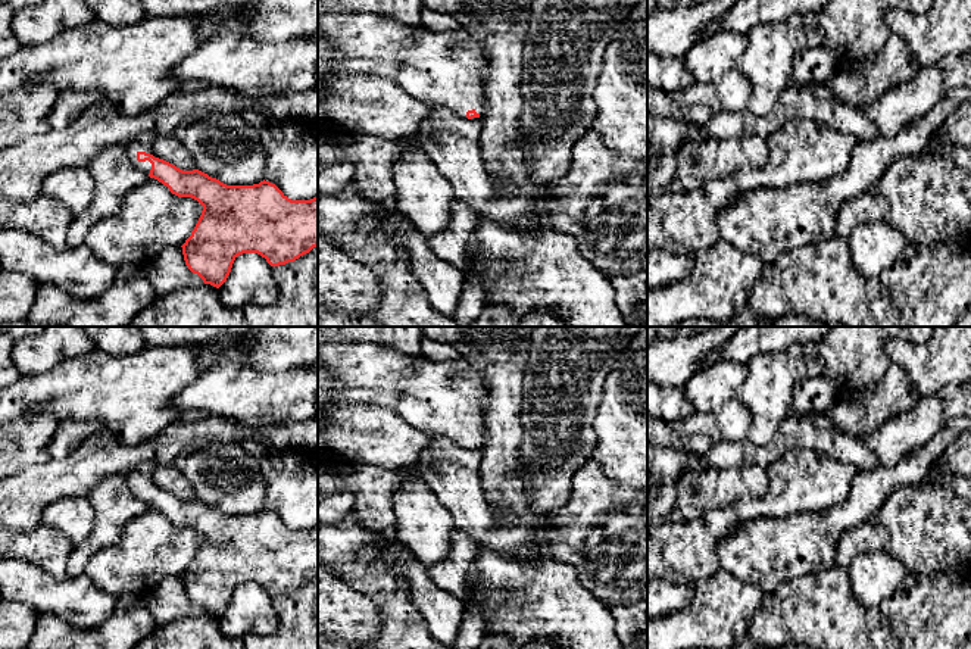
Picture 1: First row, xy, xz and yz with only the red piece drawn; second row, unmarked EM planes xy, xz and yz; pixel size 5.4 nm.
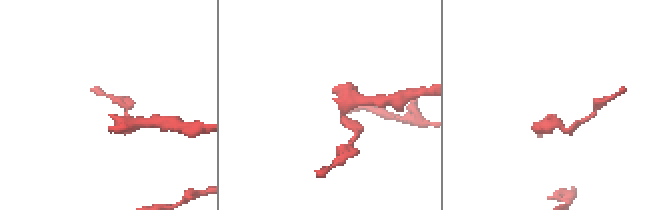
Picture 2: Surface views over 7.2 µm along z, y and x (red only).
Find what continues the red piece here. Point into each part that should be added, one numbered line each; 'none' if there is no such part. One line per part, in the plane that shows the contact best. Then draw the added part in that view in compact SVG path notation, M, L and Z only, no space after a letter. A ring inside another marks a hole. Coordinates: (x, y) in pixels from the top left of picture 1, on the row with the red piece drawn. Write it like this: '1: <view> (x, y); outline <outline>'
1: xy (131, 146); outline M140 138L140 140L127 140L125 141L125 150L127 150L127 155L131 160L131 163L134 166L137 166L138 169L141 169L143 172L146 174L150 174L150 169L152 169L152 163L149 160L146 162L138 162L137 160L137 153L138 152L146 152L146 153L150 153L153 155L154 157L157 157L153 152L153 147L152 147L152 143L146 138Z

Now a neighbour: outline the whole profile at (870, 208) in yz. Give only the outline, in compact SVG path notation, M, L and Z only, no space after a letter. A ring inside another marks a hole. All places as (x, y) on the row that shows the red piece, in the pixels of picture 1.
M871 190L843 205L837 216L836 237L847 238L859 225L884 221L887 213L887 200Z

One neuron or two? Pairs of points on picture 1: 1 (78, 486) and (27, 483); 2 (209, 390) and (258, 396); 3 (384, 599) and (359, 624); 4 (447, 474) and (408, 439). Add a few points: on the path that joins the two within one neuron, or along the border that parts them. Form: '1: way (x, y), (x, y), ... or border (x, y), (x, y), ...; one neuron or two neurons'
1: way (65, 483), (40, 483); one neuron
2: way (221, 390), (239, 390), (246, 395); one neuron
3: border (349, 586), (374, 605), (378, 612), (381, 633); two neurons
4: border (430, 437), (415, 464); two neurons

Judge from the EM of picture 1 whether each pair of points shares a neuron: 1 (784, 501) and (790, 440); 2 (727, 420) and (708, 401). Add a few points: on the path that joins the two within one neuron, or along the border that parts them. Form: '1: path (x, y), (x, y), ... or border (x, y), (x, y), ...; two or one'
1: border (823, 454), (789, 449), (765, 470); two
2: border (736, 396), (718, 408), (696, 412); two

